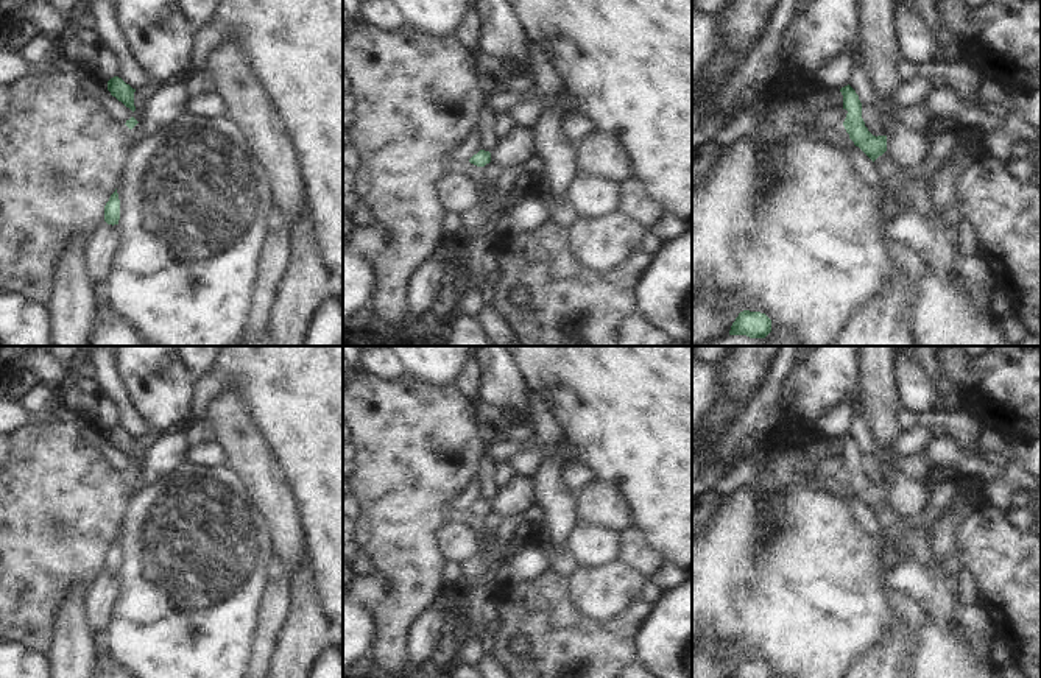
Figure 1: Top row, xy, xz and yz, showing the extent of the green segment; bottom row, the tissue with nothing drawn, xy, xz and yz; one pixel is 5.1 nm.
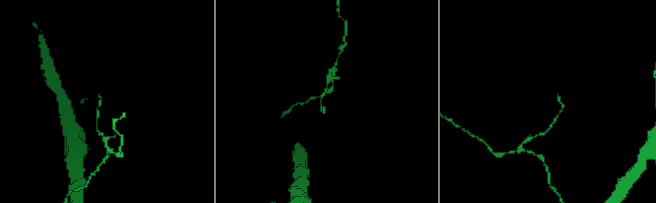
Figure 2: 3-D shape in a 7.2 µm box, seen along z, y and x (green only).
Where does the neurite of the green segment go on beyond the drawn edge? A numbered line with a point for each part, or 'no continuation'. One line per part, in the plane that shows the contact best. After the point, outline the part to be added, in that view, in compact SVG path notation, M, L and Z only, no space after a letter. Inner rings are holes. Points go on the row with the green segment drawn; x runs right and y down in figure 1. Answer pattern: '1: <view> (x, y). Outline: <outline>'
no continuation

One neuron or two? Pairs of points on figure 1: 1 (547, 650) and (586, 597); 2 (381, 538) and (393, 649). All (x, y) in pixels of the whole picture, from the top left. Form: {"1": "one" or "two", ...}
{"1": "two", "2": "one"}

